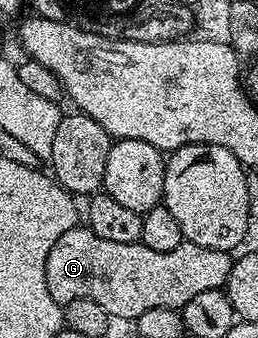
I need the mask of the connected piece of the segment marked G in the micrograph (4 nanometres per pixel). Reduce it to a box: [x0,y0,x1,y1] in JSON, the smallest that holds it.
[46,224,233,320]

